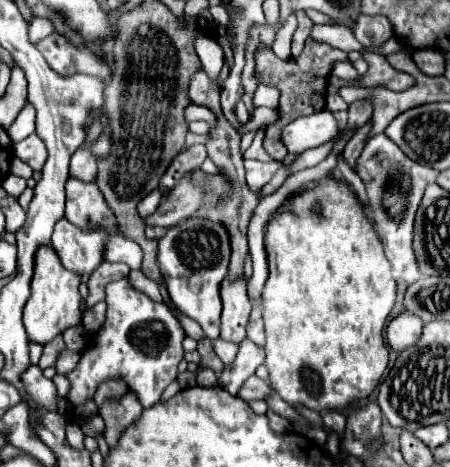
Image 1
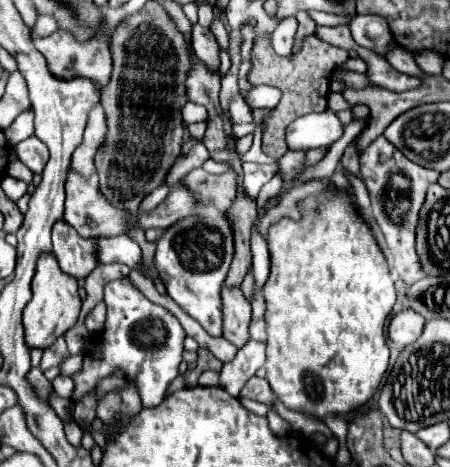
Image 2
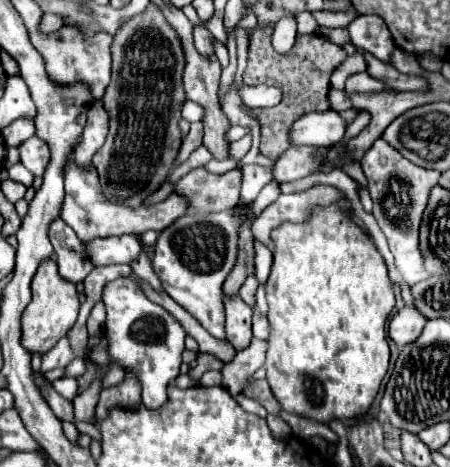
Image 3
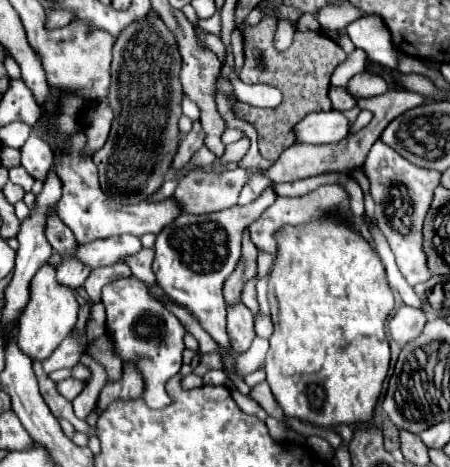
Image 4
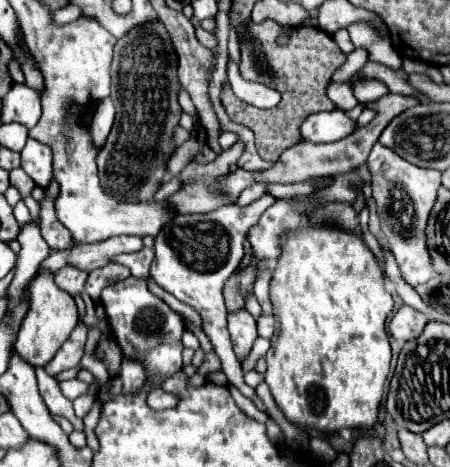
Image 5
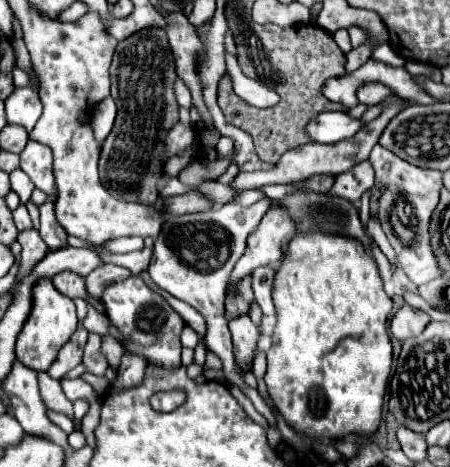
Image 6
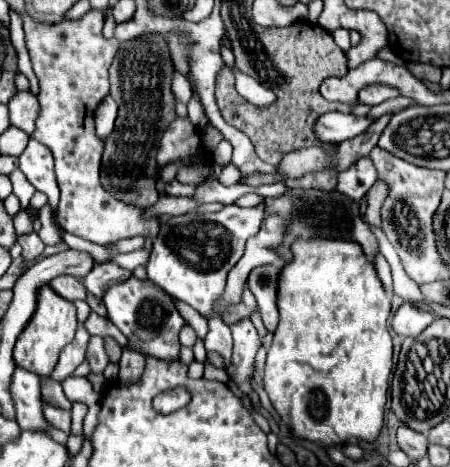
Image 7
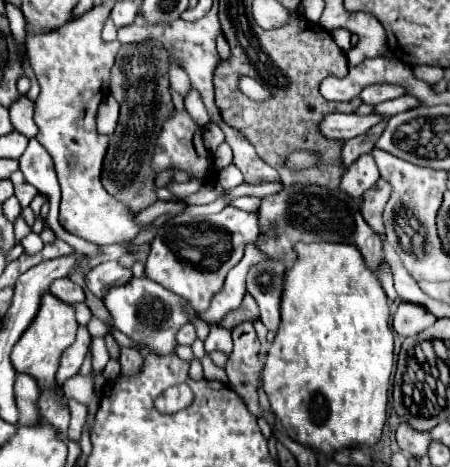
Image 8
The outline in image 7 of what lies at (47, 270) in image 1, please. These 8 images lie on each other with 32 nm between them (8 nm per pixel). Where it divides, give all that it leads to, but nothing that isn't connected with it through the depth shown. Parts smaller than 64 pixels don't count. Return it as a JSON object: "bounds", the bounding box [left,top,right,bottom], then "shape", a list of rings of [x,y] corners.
{"bounds":[14,284,78,376],"shape":[[[50,284],[40,286],[36,310],[30,318],[30,324],[18,336],[18,342],[14,348],[14,362],[38,376],[50,376],[54,364],[58,362],[60,350],[72,342],[76,326],[78,326],[78,320],[76,320],[74,302],[64,300],[62,296],[56,296],[56,292],[52,292]]]}

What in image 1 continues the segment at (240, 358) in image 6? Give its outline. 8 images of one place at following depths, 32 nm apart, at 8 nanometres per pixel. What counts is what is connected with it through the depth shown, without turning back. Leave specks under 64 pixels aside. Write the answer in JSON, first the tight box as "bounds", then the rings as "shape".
{"bounds":[220,276,252,342],"shape":[[[240,276],[240,280],[228,280],[224,278],[220,286],[222,296],[222,326],[220,326],[220,338],[226,342],[242,342],[246,338],[246,322],[252,310],[252,304],[246,296],[246,276]]]}

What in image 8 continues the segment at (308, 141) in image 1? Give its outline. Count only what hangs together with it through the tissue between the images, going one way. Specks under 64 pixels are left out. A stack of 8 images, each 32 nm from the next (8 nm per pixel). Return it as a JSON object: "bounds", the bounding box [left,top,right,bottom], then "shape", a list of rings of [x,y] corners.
{"bounds":[320,112,382,140],"shape":[[[332,112],[330,116],[324,116],[320,122],[320,134],[328,140],[350,140],[354,136],[360,136],[368,132],[374,124],[378,124],[382,116],[368,114],[368,116],[358,116],[358,114],[340,114]]]}

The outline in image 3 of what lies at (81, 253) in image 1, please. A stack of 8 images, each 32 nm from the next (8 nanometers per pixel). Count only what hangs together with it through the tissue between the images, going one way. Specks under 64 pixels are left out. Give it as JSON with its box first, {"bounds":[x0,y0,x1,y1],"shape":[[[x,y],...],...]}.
{"bounds":[50,218,94,284],"shape":[[[60,218],[50,224],[50,242],[54,246],[54,258],[58,262],[60,276],[74,284],[82,282],[94,268],[88,256],[84,256],[84,248],[88,244],[84,244]]]}

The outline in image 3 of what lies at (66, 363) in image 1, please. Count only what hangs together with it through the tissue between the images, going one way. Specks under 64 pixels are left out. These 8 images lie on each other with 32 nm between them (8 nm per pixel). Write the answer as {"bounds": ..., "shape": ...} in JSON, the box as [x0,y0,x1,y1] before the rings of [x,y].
{"bounds":[64,358,86,378],"shape":[[[74,358],[64,370],[66,370],[66,376],[72,376],[72,378],[82,376],[82,374],[86,372],[86,368],[84,368],[84,358]]]}

